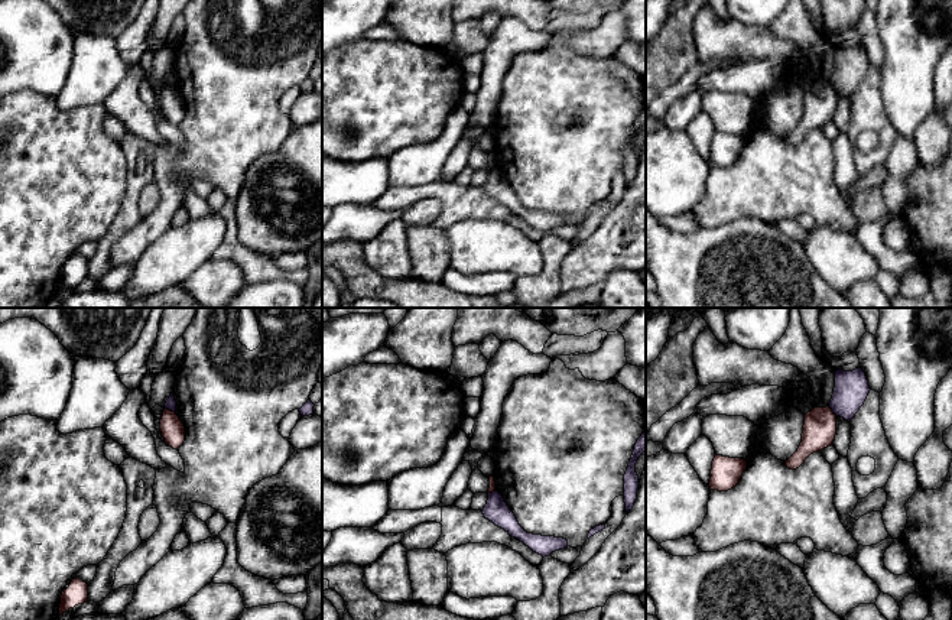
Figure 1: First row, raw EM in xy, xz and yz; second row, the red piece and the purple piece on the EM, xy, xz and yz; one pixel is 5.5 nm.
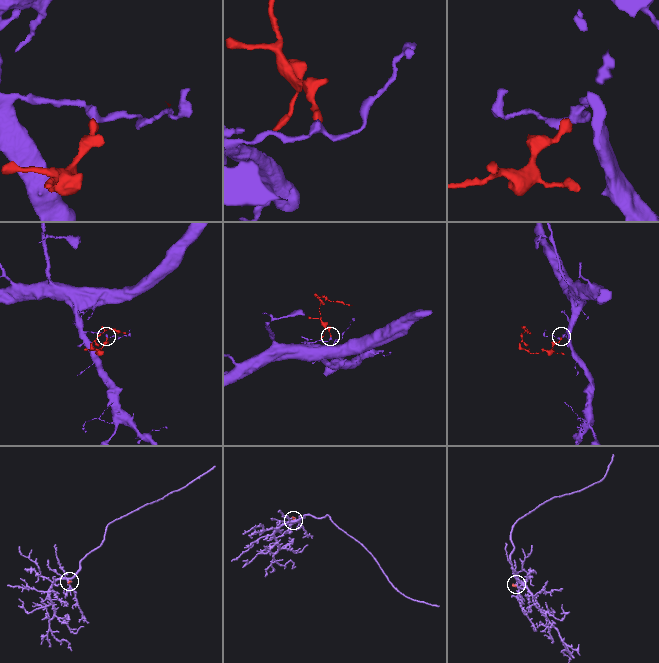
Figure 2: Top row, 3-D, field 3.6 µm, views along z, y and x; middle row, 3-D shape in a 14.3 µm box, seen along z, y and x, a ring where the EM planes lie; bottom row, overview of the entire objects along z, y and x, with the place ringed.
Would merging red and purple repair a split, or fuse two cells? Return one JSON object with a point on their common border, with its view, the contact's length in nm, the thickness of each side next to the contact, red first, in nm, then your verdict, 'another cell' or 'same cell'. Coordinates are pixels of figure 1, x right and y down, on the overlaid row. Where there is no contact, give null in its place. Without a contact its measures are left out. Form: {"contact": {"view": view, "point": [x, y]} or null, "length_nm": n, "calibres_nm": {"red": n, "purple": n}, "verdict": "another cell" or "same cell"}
{"contact": {"view": "xy", "point": [171, 411]}, "length_nm": 70, "calibres_nm": {"red": 130, "purple": 60}, "verdict": "another cell"}

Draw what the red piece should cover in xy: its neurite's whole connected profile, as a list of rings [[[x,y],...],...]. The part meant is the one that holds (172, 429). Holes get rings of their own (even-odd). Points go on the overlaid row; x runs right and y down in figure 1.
[[[169,409],[163,410],[160,419],[160,432],[165,438],[165,442],[173,449],[179,449],[179,447],[185,441],[185,426],[176,412],[172,412]]]

